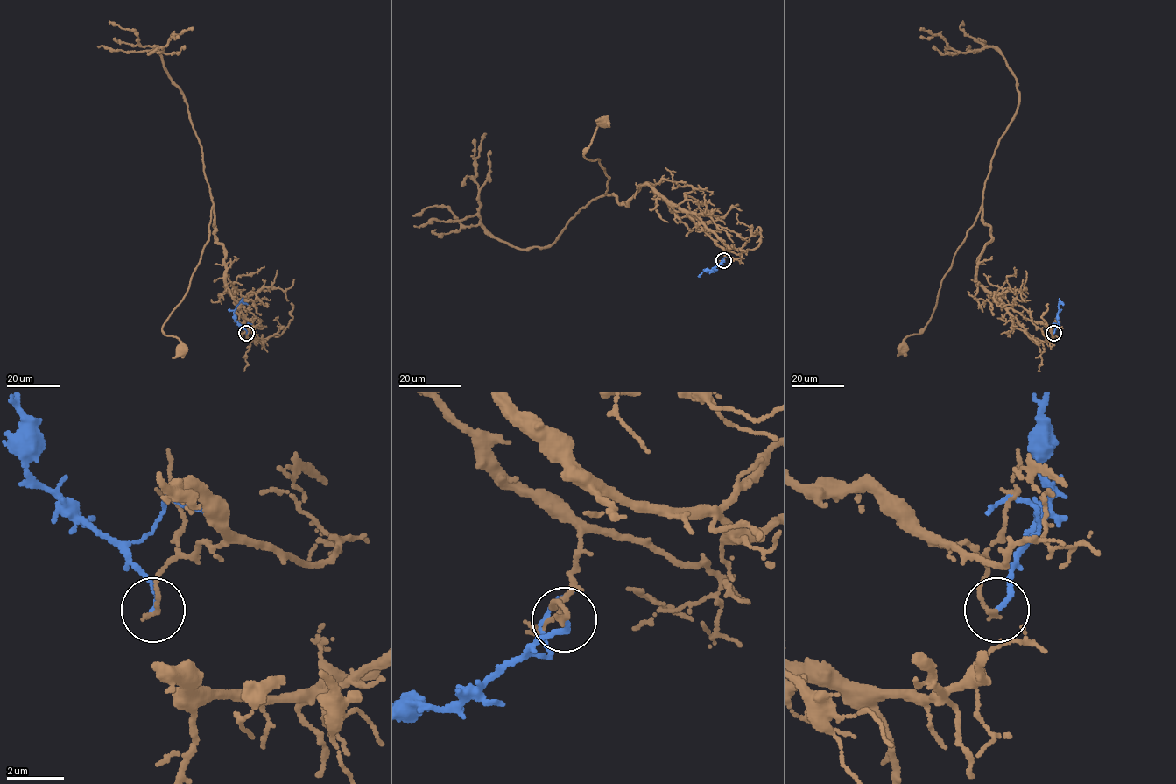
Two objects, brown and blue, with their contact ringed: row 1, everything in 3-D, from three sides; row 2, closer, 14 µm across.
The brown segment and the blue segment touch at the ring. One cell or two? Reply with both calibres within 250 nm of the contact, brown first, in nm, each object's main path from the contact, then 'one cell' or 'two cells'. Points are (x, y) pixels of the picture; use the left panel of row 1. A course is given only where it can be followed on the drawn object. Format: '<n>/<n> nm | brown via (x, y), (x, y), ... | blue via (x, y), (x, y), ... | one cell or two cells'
160/150 nm | brown via (247, 333), (253, 327), (227, 288), (212, 207), (200, 260), (161, 329), (177, 338), (181, 349) | blue via (247, 333), (235, 321), (234, 310), (240, 301), (248, 304) | two cells

